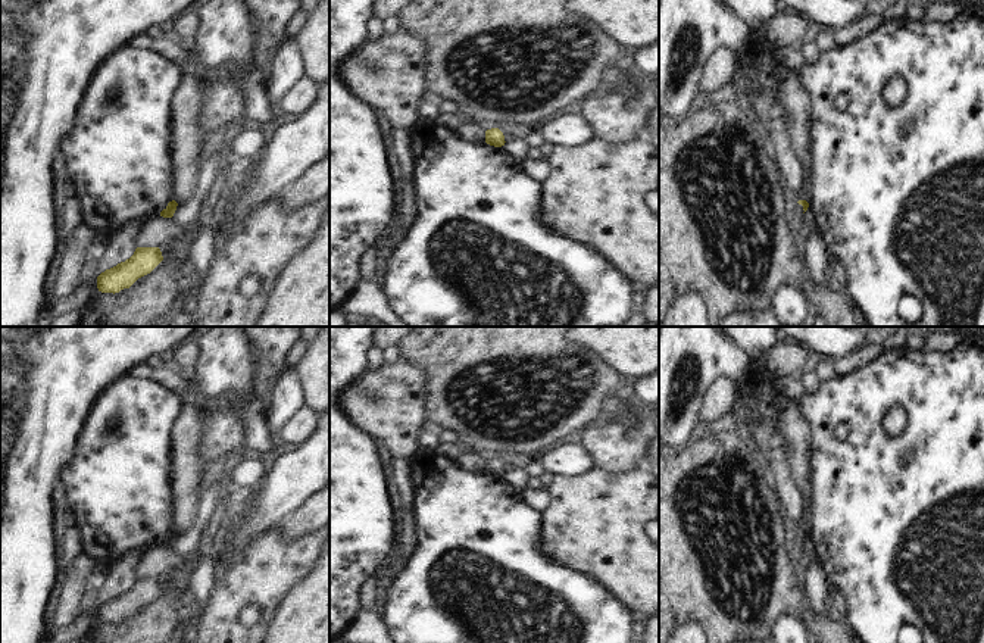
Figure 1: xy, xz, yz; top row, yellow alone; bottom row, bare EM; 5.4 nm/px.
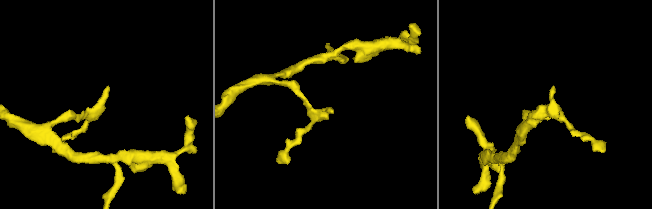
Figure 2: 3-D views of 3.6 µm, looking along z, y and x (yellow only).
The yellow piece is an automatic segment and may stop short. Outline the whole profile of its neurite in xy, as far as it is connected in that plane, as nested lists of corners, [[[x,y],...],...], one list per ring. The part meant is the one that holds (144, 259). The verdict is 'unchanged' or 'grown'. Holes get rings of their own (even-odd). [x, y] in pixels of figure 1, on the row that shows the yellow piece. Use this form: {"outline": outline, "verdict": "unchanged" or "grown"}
{"outline": [[[137,247],[125,262],[106,269],[97,277],[97,288],[101,293],[119,293],[129,288],[138,278],[150,274],[163,260],[159,247]]], "verdict": "unchanged"}

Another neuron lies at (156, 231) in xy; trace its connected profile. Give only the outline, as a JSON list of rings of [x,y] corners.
[[[150,216],[137,234],[135,247],[162,247],[172,238],[184,237],[194,224],[177,224],[172,218]]]

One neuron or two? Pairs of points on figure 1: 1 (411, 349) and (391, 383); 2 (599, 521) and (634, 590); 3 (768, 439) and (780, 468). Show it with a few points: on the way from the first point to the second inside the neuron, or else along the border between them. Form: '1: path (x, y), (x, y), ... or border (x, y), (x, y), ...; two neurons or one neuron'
1: border (400, 356), (419, 367), (425, 378), (424, 387); two neurons
2: path (602, 539), (634, 573); one neuron
3: path (774, 446), (780, 461); one neuron

